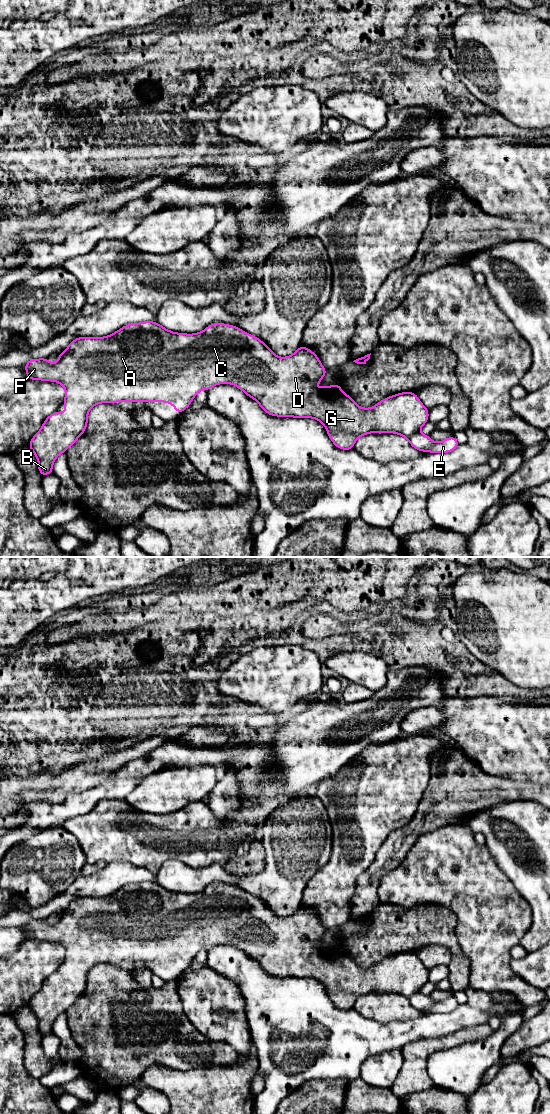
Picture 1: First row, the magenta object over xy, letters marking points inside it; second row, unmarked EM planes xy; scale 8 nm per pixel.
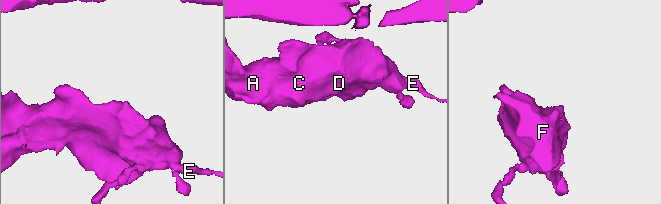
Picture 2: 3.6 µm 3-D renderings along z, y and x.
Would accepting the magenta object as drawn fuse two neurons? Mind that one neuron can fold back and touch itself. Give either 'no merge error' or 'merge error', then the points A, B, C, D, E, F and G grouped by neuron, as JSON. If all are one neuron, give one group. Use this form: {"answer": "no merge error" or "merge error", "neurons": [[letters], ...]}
{"answer": "merge error", "neurons": [["A", "B", "C", "D", "F", "G"], ["E"]]}

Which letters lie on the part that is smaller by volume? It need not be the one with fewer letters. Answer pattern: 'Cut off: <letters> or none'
Cut off: E

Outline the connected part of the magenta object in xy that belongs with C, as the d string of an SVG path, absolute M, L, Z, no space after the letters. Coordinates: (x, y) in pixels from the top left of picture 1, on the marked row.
M144 321L141 323L131 323L123 326L116 332L105 336L105 337L77 337L74 339L68 347L58 355L58 361L55 364L49 362L47 358L41 359L30 359L25 365L26 377L31 380L42 380L42 381L53 381L61 384L65 388L65 399L63 405L66 412L53 412L48 416L42 424L41 429L33 436L30 440L28 446L31 451L35 454L38 460L38 471L43 476L53 473L53 463L55 459L62 453L65 453L67 449L76 443L77 439L85 432L88 423L88 413L92 407L100 403L116 403L116 402L164 402L170 403L180 415L182 411L187 409L194 397L200 390L208 391L210 388L217 384L233 384L237 388L241 389L247 396L251 399L256 400L259 406L268 415L277 417L294 417L294 418L313 418L320 421L326 428L327 434L333 444L341 450L351 450L354 447L356 440L369 433L395 433L407 438L415 433L418 433L421 427L426 424L429 416L429 410L422 404L420 399L417 397L415 392L401 392L396 395L388 396L387 398L381 400L371 408L360 407L349 395L341 390L341 385L334 384L330 386L323 386L319 390L315 389L315 386L323 379L327 371L323 366L318 356L311 351L309 348L305 348L300 345L300 347L288 357L279 357L271 351L271 349L259 338L248 334L247 332L241 330L239 327L234 325L228 325L225 323L213 323L207 326L202 332L194 334L177 333L172 332L158 322Z

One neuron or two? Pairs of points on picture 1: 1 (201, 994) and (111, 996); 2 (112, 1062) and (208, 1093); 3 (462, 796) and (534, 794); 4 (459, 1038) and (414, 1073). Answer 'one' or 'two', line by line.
1: two
2: two
3: one
4: one

